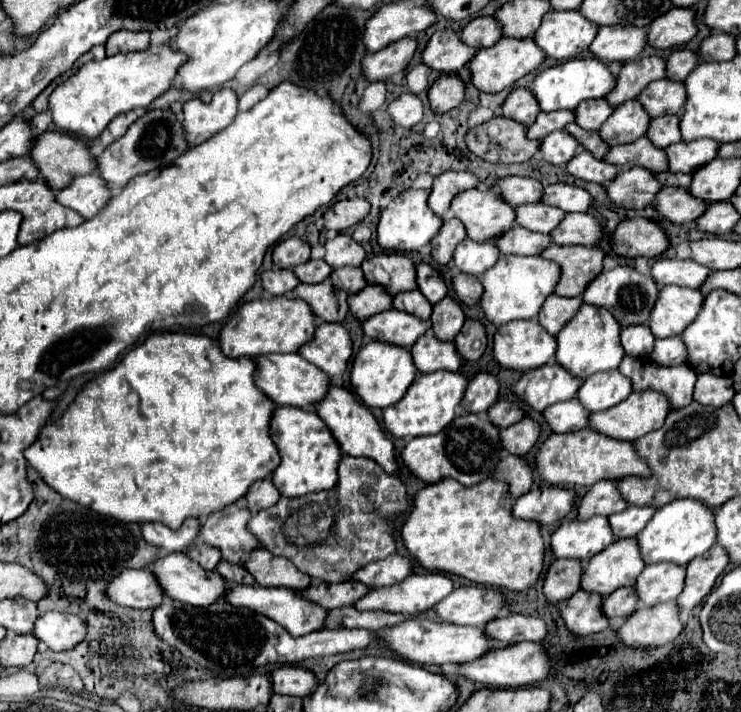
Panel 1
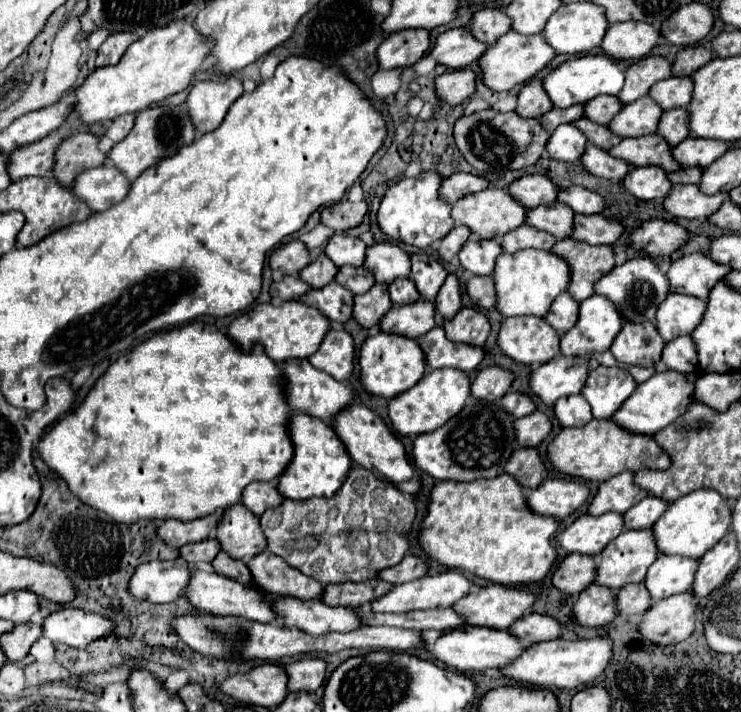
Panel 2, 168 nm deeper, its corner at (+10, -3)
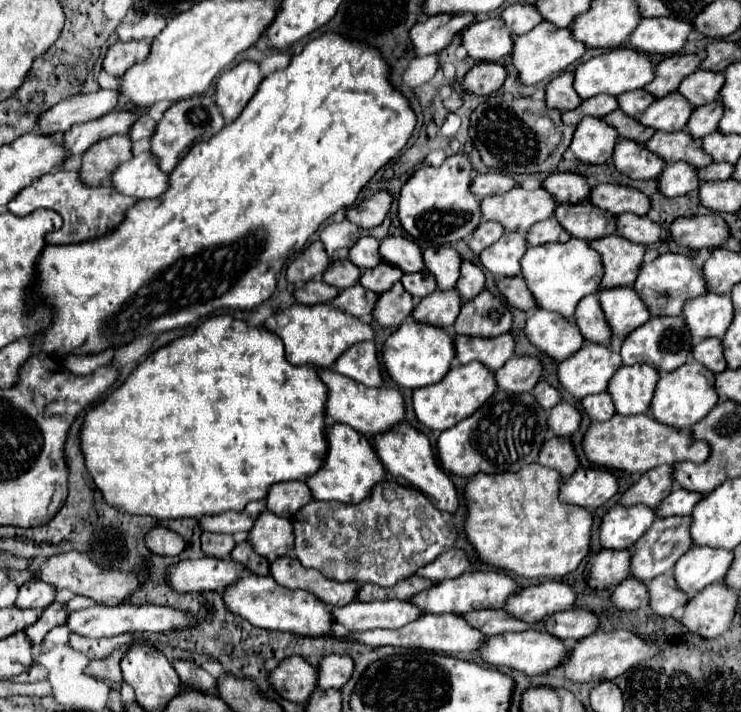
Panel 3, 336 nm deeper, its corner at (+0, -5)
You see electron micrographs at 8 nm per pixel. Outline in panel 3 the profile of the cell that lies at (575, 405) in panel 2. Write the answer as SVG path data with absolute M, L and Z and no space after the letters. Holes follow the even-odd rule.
M598 393L598 395L590 395L582 399L582 407L584 411L594 419L594 421L606 421L610 419L616 411L614 411L614 401L610 397L610 393Z

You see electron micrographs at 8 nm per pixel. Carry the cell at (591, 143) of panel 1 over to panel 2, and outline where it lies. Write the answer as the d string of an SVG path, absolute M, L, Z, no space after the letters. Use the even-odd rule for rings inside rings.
M582 117L582 119L578 119L578 121L574 121L572 125L574 125L574 127L578 127L578 129L586 135L588 143L592 143L592 145L596 145L596 147L604 149L604 151L608 151L610 147L614 147L618 141L622 141L620 137L616 137L614 133L610 133L610 129L608 129L606 125L592 123L592 121L584 119L584 117Z

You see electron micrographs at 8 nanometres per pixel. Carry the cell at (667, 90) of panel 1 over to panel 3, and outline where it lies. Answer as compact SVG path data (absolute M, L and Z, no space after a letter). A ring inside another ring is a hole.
M698 69L696 73L688 75L678 91L696 107L700 105L706 105L706 103L712 103L718 99L718 93L724 85L724 75L722 73L714 73L714 71L704 71L704 69Z

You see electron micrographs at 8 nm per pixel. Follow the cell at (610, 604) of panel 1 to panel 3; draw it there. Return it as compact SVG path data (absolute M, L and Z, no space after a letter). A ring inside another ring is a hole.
M664 573L648 581L648 593L656 615L674 615L682 611L682 607L690 601L690 595L678 587L672 573Z

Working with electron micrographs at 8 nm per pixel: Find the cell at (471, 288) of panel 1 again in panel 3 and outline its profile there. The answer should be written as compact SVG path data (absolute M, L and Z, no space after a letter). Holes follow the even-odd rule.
M516 275L516 277L504 277L498 281L498 289L500 293L506 297L506 301L522 311L530 311L536 309L536 299L530 293L530 289L526 287L524 277Z

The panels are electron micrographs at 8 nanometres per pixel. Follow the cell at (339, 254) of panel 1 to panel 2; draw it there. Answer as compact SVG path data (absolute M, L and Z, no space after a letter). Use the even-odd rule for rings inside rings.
M334 233L324 253L336 267L342 267L342 265L360 267L364 263L364 251L366 251L366 245L358 237Z

